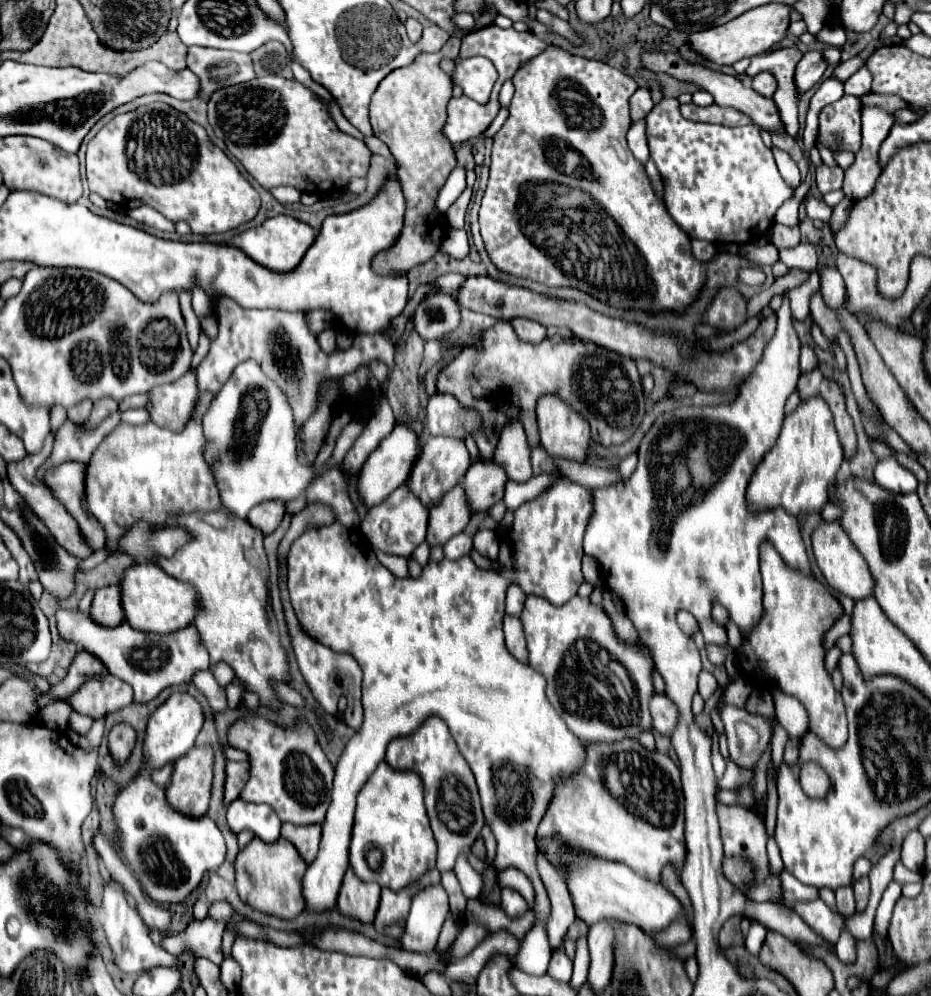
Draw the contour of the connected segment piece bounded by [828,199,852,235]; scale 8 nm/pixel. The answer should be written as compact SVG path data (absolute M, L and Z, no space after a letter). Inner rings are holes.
M842 199L842 201L834 207L834 211L832 211L832 219L830 219L830 223L828 223L832 235L836 235L836 233L846 225L848 215L850 215L850 207L852 207L852 203L850 203L848 199Z

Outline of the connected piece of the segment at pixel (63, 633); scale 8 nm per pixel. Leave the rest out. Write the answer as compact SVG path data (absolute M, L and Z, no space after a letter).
M58 609L56 611L56 627L58 633L64 641L80 645L84 651L88 651L90 655L98 657L104 667L108 669L110 675L126 681L132 689L134 689L134 703L150 703L152 699L158 697L158 693L166 687L174 687L174 685L184 685L190 683L192 677L198 671L206 671L208 669L208 655L204 655L204 651L200 651L200 647L196 647L196 627L186 627L184 631L176 631L172 635L152 635L154 639L148 641L148 633L136 631L132 629L126 621L120 623L118 627L102 627L98 623L94 623L88 615L82 615L80 611L70 611L70 609Z

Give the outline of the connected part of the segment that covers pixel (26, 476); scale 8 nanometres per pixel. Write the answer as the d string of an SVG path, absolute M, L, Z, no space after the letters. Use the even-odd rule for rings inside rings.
M51 431L44 441L45 445L38 454L26 455L22 461L14 461L8 463L8 479L12 483L12 487L20 493L20 497L26 501L26 505L34 511L34 515L48 527L50 535L56 539L56 543L60 543L60 547L64 547L72 557L76 559L86 559L92 553L88 551L88 543L84 543L80 539L80 531L76 531L76 523L72 523L72 517L64 511L62 503L56 503L56 499L52 499L52 491L48 493L48 487L44 487L44 483L40 483L36 478L36 471L50 456L55 438L55 432Z

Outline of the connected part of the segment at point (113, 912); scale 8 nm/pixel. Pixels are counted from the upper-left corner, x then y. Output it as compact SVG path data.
M114 881L104 887L104 901L102 901L102 909L100 909L100 919L104 923L104 931L106 931L108 943L112 947L114 965L122 973L138 973L138 971L148 971L150 967L162 967L162 965L172 967L172 965L176 965L176 957L166 955L166 951L150 939L150 933L148 933L144 921L140 919L138 911L134 911L126 903L122 887Z

